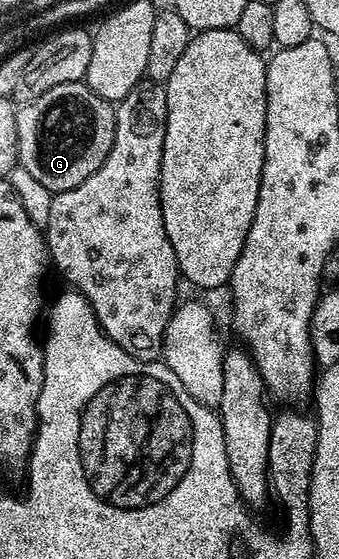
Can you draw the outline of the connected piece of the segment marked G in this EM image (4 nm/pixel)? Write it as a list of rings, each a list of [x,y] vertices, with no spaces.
[[[86,82],[53,86],[53,90],[45,90],[41,98],[26,101],[16,111],[17,142],[19,143],[19,164],[43,187],[44,192],[52,194],[73,190],[73,186],[81,186],[89,174],[97,174],[97,170],[109,158],[109,150],[113,150],[115,141],[115,109],[112,101],[98,96]]]

